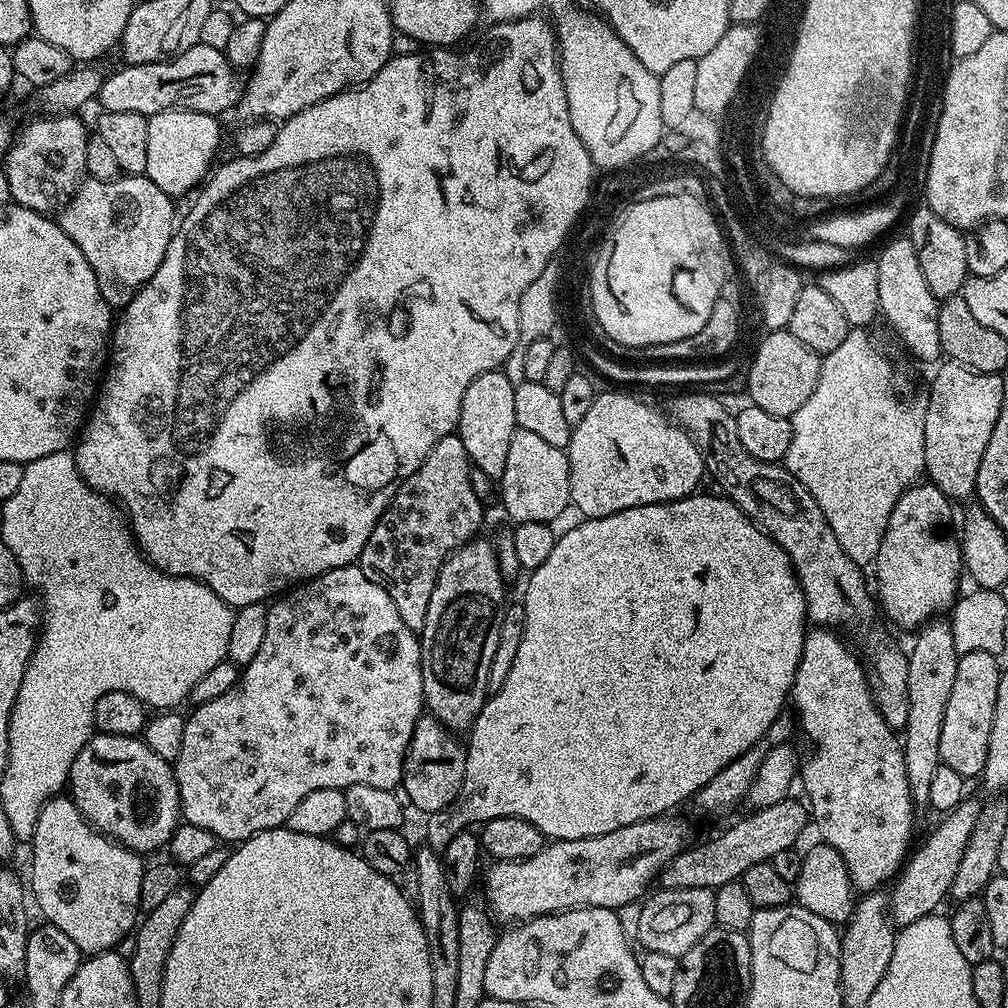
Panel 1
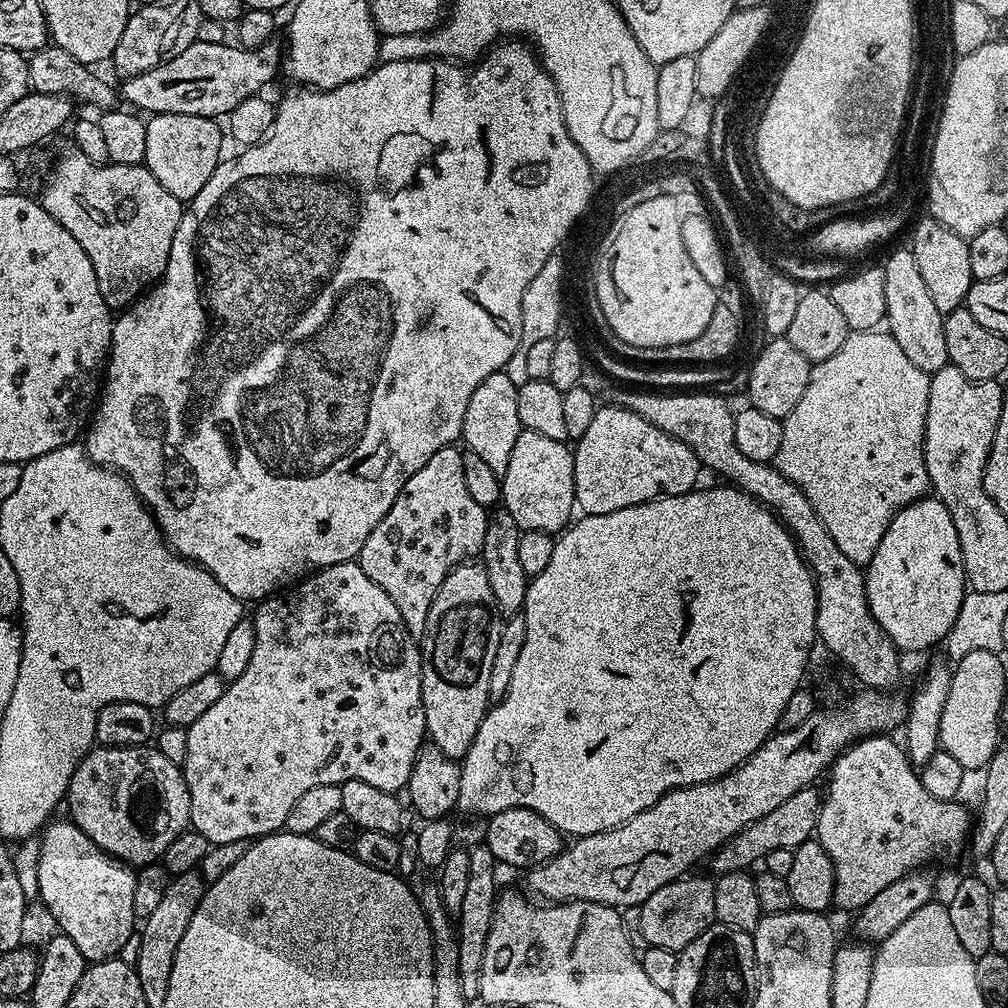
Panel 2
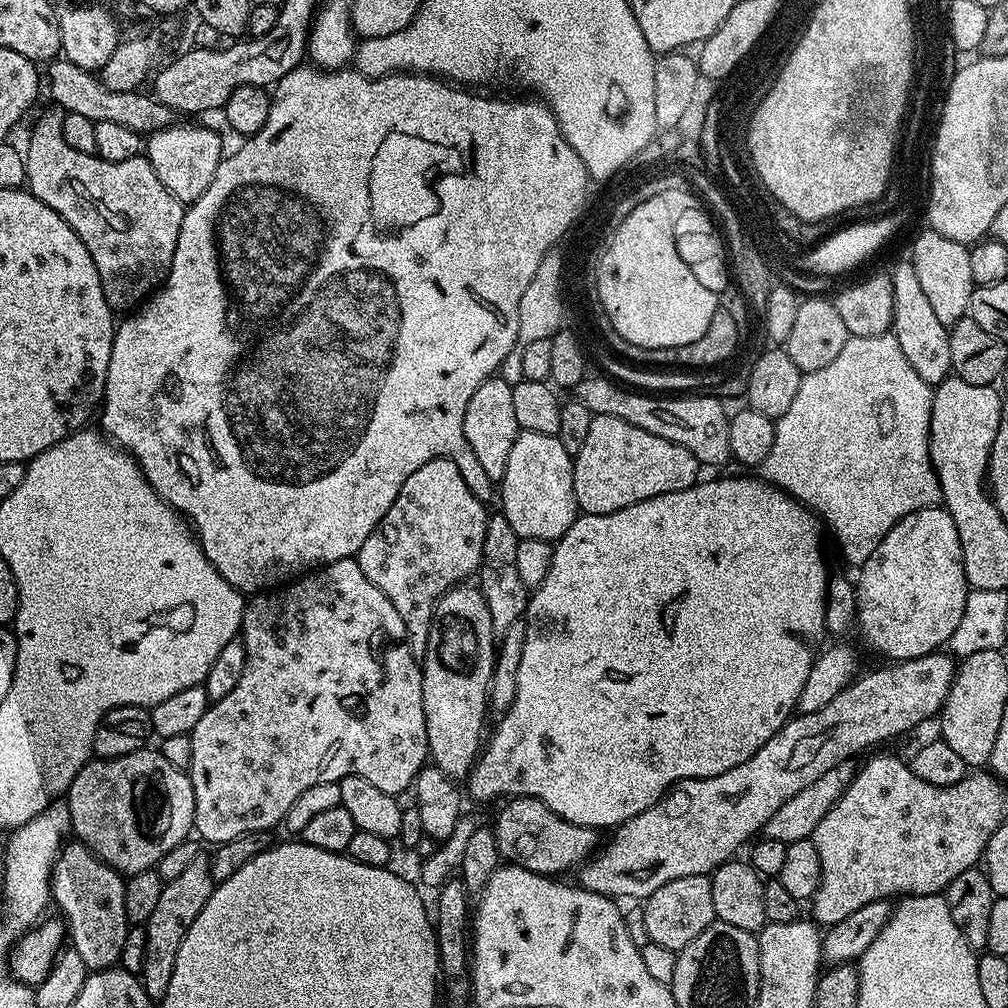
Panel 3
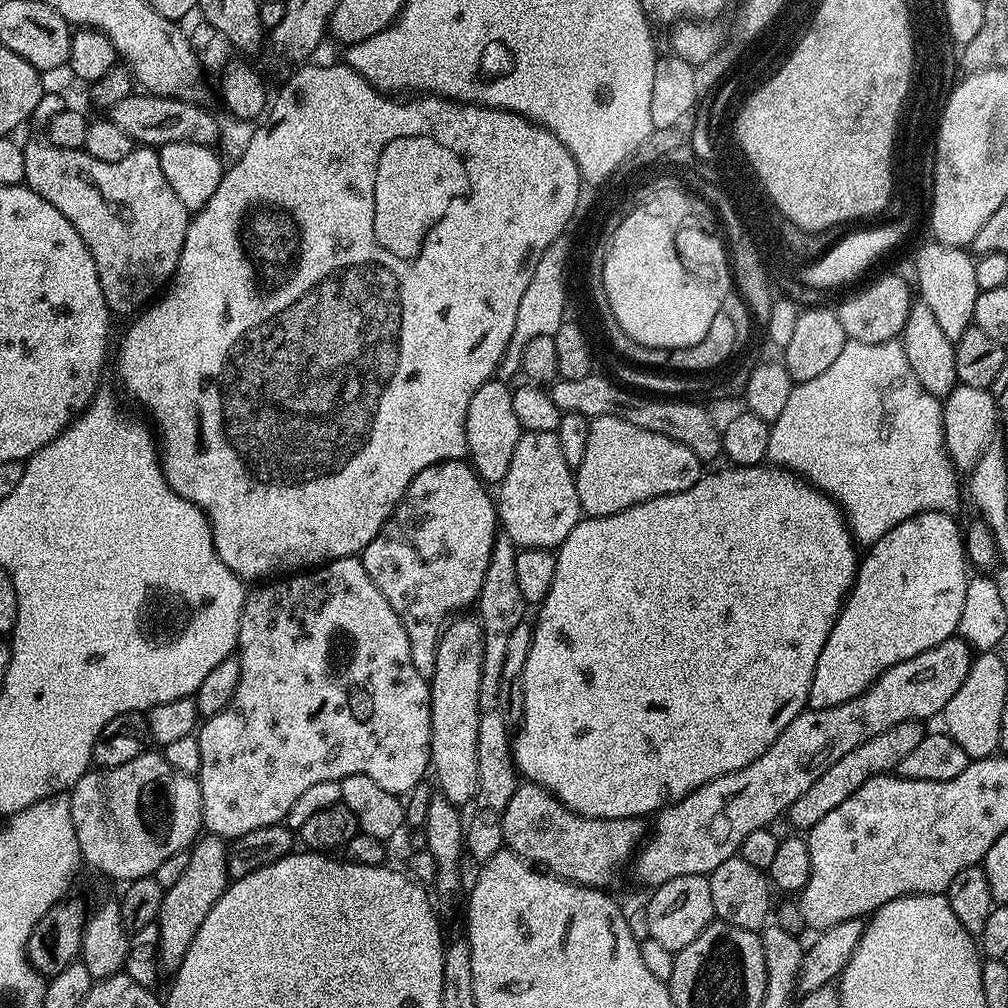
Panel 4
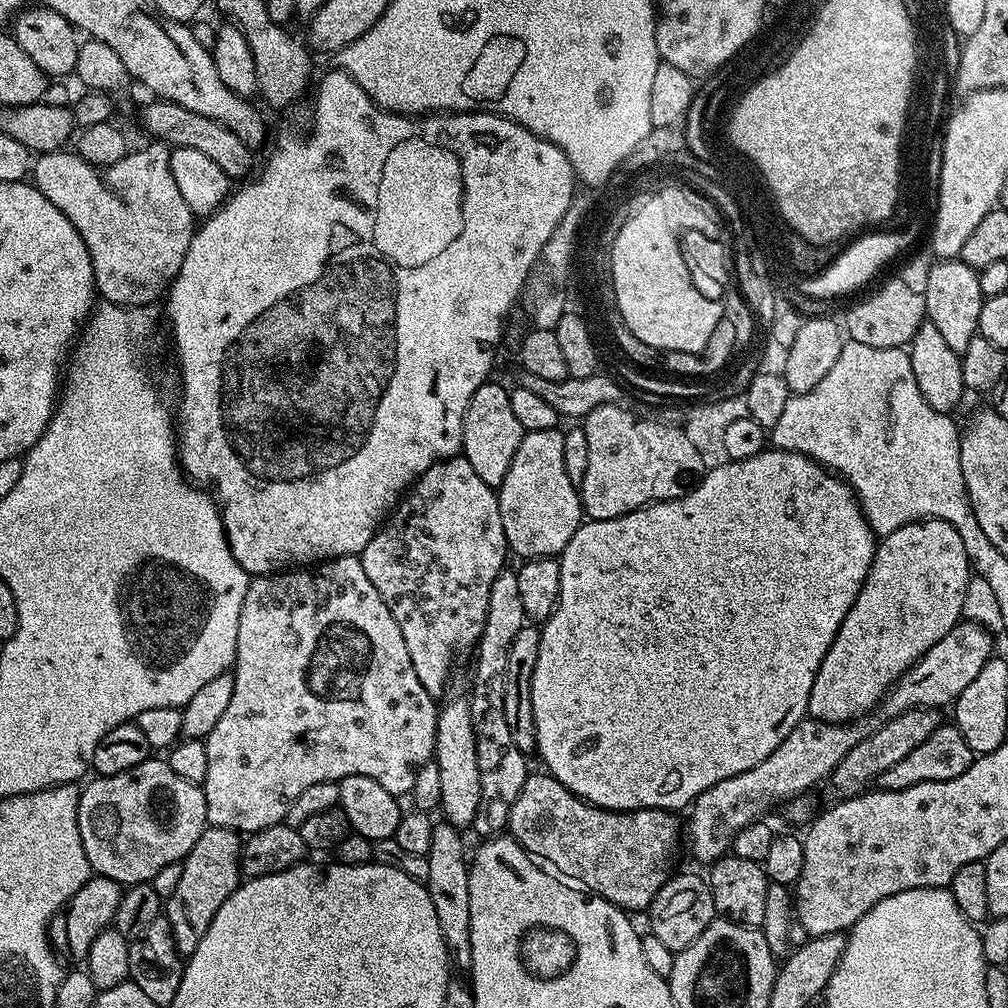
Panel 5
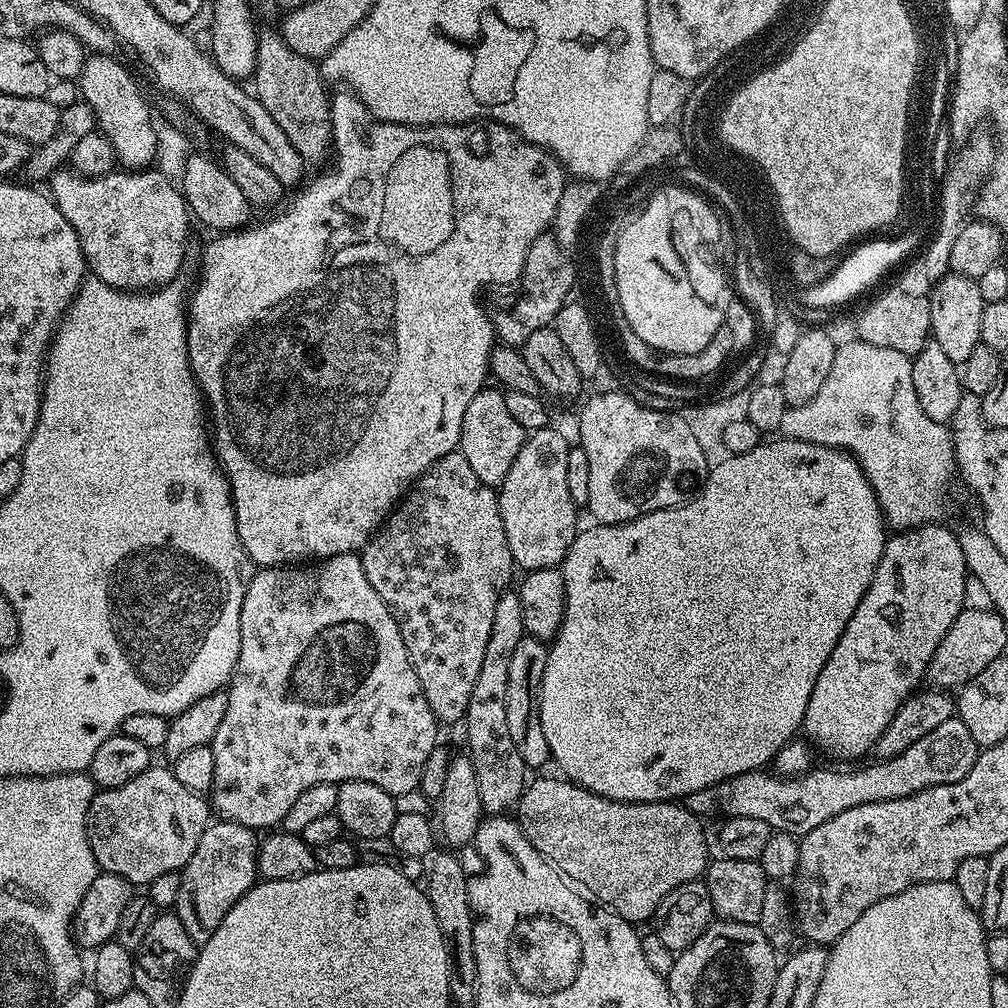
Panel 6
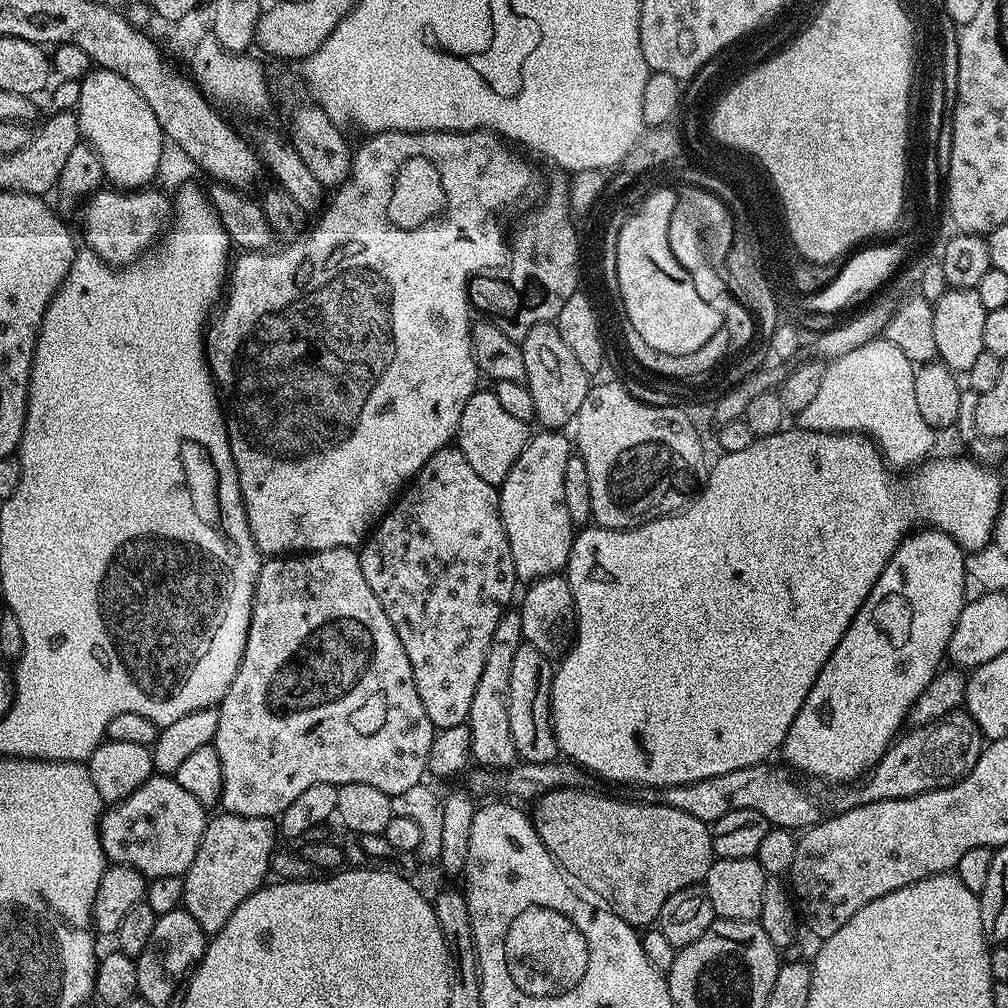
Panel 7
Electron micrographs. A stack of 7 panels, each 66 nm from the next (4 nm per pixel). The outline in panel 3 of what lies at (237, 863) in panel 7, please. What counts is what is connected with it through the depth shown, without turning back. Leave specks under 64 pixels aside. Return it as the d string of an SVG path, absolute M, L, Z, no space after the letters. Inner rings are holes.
M201 854L190 862L189 868L179 878L167 881L162 890L162 898L158 898L158 906L154 914L150 914L147 925L144 928L144 966L138 975L144 985L146 994L159 1002L164 999L166 986L170 986L170 974L174 974L174 962L178 958L178 946L182 946L182 938L186 930L202 914L202 906L210 898L214 887L211 876L209 857Z

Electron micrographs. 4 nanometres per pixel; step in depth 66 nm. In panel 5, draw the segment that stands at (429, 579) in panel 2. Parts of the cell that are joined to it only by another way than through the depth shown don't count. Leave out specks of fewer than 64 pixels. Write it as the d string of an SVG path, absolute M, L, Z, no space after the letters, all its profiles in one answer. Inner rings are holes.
M462 454L439 460L427 468L359 553L366 578L370 578L374 590L382 594L382 602L386 602L390 614L394 614L394 622L398 622L398 630L402 630L418 682L422 682L432 697L445 695L443 692L448 688L456 656L463 652L471 653L479 642L482 626L486 626L490 586L494 586L494 578L505 571L504 559L509 559L509 556L497 489L482 482L474 466L470 466Z

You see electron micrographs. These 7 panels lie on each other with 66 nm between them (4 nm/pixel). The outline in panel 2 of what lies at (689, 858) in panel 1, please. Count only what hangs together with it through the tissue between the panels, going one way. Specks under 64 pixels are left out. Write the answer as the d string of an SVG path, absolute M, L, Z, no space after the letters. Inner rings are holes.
M809 786L798 790L798 794L790 794L782 806L770 810L766 818L758 818L750 826L746 826L737 836L726 841L721 848L716 849L711 857L710 865L716 874L735 872L737 870L751 869L752 863L763 861L770 850L796 849L802 842L813 839L816 823L820 817L820 806L822 803L821 793L815 787Z

